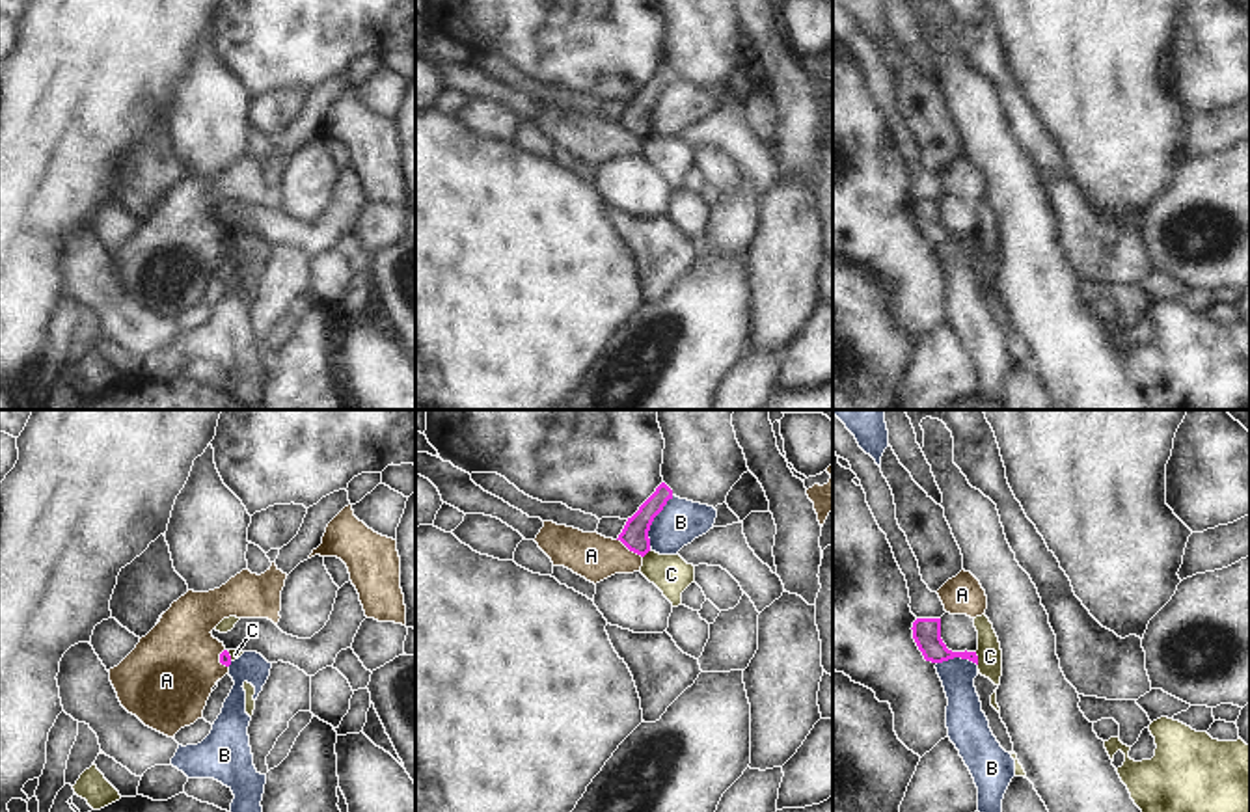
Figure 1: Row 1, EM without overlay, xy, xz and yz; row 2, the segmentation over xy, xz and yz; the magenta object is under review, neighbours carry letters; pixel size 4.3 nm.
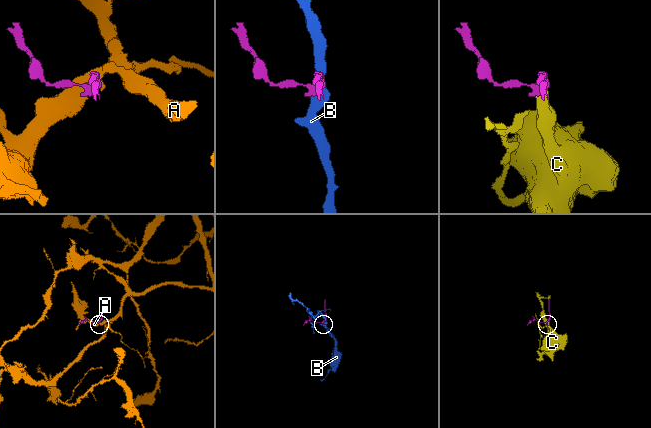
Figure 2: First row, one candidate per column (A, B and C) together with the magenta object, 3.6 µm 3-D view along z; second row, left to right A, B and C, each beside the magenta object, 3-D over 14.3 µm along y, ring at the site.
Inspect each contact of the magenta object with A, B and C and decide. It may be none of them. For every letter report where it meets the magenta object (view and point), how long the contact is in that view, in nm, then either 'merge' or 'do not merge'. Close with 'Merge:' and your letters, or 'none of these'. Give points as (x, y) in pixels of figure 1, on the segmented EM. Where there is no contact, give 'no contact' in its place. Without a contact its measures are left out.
A: meets magenta in xz at (630, 550); contact 140 nm long; do not merge
B: meets magenta in xz at (652, 520); contact 240 nm long; do not merge
C: meets magenta in yz at (977, 658); contact 60 nm long; do not merge
Merge: none of these

